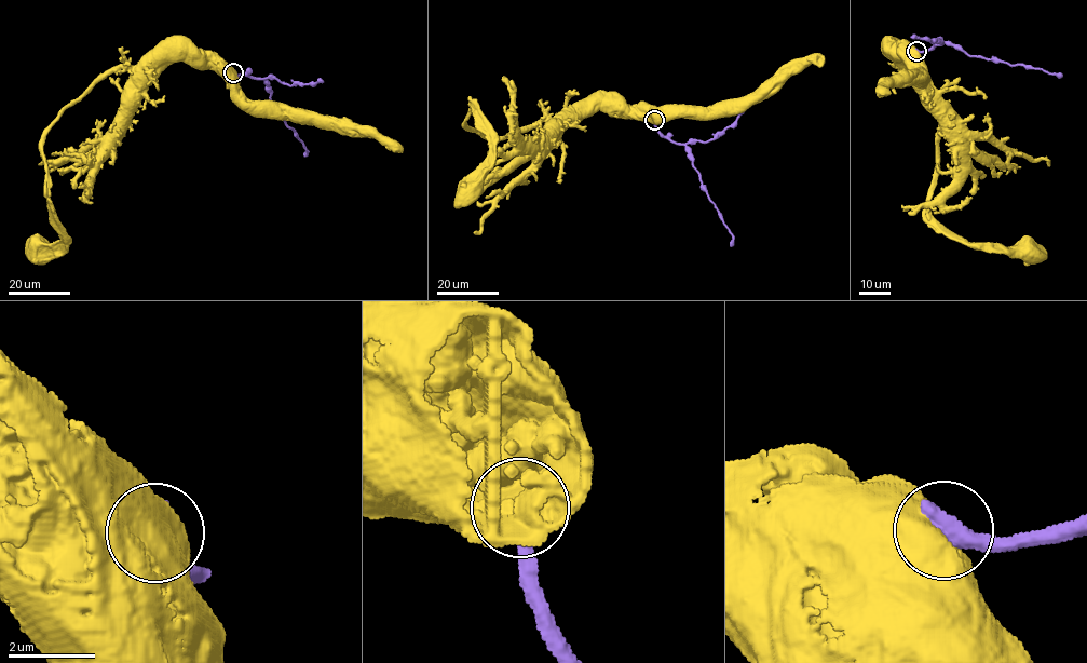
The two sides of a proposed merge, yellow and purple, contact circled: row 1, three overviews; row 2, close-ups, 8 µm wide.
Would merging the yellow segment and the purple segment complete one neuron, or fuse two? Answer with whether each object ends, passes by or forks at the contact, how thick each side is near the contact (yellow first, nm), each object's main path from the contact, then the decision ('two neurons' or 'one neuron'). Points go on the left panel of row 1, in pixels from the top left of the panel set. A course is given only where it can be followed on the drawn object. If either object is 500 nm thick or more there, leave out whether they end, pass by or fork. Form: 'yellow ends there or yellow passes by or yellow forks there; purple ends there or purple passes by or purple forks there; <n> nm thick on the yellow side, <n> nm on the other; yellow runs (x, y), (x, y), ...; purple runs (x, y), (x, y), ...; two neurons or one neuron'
850 nm thick on the yellow side, 550 nm on the other; yellow runs (233, 72), (181, 59), (157, 61), (153, 56), (162, 55); purple runs (233, 72), (263, 79), (271, 102), (307, 150), (304, 154); two neurons

